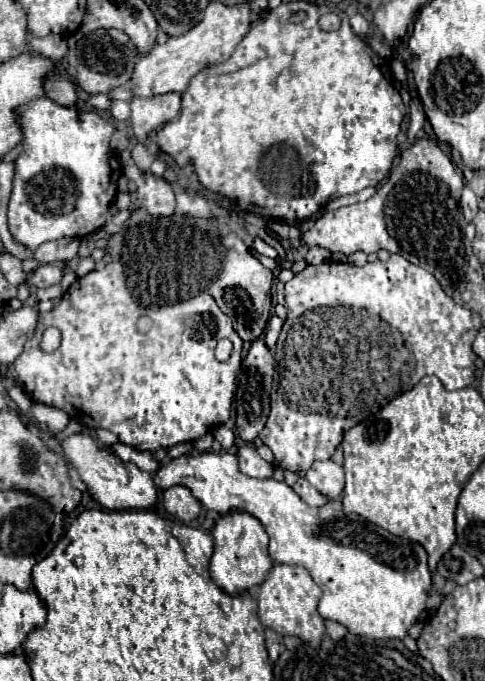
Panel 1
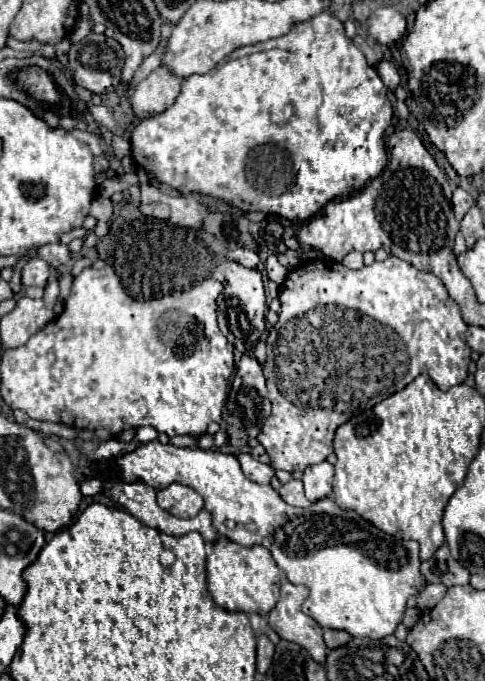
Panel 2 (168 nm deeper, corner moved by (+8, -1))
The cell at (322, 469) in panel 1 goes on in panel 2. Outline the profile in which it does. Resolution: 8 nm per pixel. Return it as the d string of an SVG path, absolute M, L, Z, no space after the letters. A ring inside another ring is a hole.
M326 460L316 466L306 468L304 476L302 476L306 498L310 502L316 502L320 498L330 496L332 494L332 478L334 478L334 466Z

